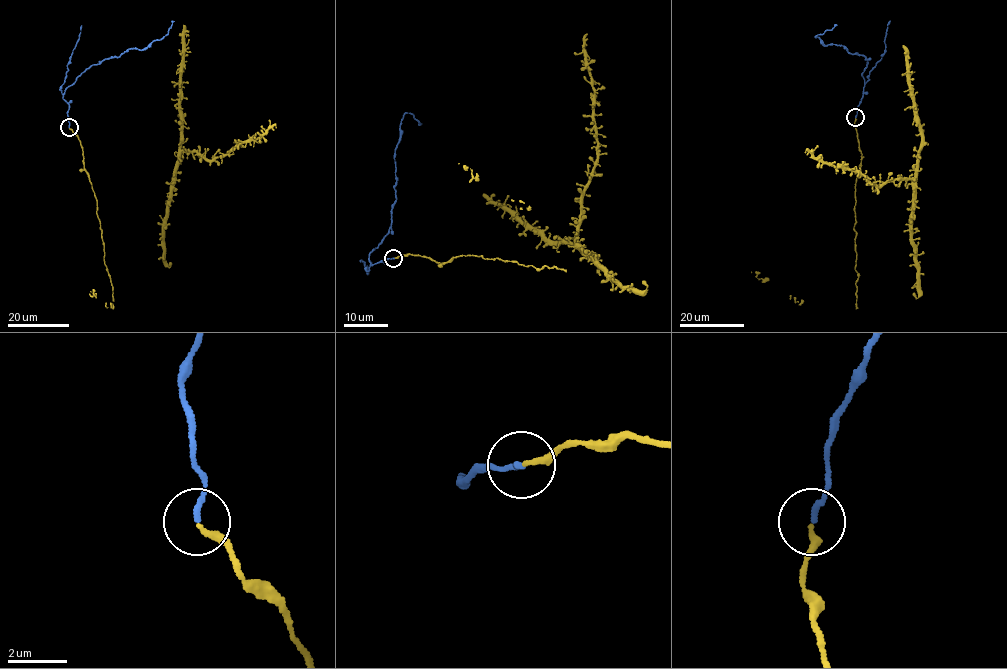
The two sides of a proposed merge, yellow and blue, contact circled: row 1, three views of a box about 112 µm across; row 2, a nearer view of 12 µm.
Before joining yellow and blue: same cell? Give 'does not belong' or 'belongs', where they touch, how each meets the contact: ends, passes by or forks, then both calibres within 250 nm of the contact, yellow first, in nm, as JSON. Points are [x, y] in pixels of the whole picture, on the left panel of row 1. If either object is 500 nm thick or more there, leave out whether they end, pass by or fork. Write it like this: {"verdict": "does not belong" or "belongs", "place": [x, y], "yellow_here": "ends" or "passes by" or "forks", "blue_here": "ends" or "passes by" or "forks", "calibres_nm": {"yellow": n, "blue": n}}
{"verdict": "belongs", "place": [69, 127], "yellow_here": "ends", "blue_here": "ends", "calibres_nm": {"yellow": 200, "blue": 170}}

